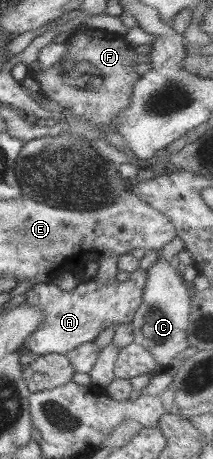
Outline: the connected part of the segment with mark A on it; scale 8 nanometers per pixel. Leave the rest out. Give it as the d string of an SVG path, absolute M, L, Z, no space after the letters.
M137 269L126 281L98 285L93 279L82 278L70 291L61 290L53 283L37 283L25 292L26 306L37 310L43 319L32 335L26 337L23 347L26 353L37 356L56 354L65 356L68 351L92 342L109 326L128 324L141 304L142 290L146 284L146 270Z

